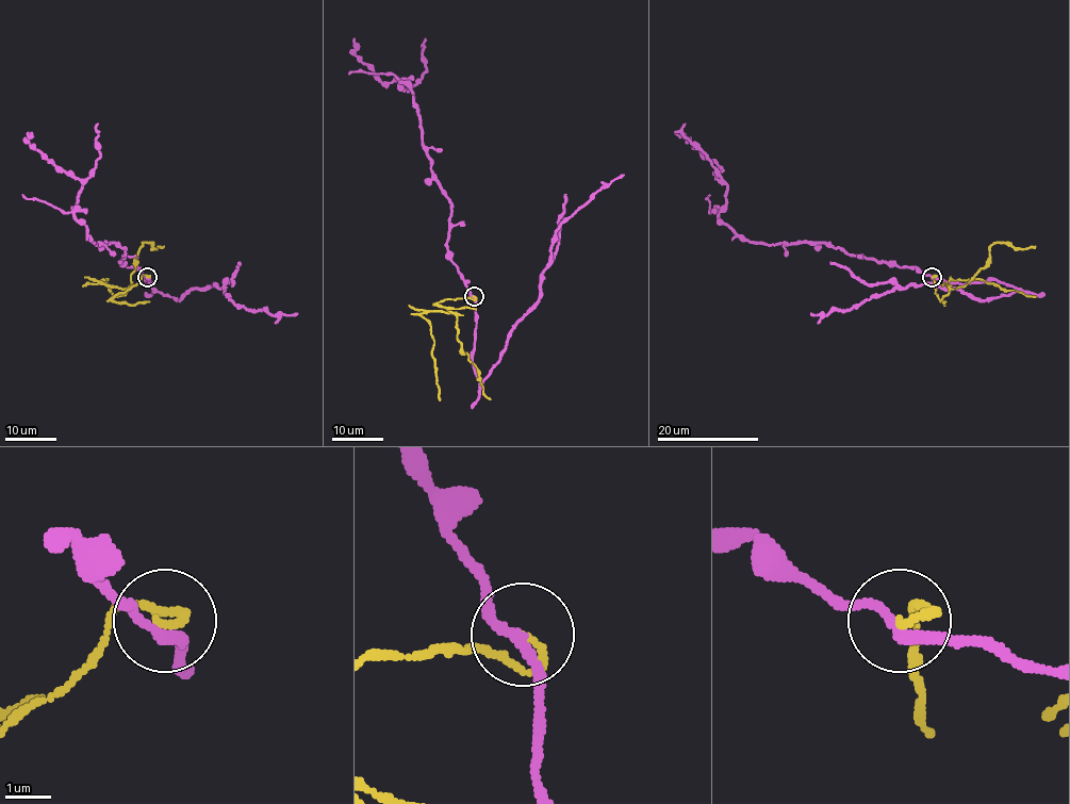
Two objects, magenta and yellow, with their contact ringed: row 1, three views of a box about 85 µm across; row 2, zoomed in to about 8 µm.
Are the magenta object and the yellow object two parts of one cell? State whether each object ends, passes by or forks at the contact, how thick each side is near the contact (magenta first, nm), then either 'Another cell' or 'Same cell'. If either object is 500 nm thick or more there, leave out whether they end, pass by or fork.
At the ring magenta passes by. At the ring yellow ends. Thickness 240 nm (magenta) against 150 nm. Another cell

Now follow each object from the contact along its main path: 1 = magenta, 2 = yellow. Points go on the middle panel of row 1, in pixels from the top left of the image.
1: (473, 296), (447, 248), (449, 199), (431, 168), (413, 92), (401, 80), (382, 82), (355, 54), (355, 38)
2: (474, 296), (438, 302), (453, 312), (421, 314), (434, 342), (440, 399)

